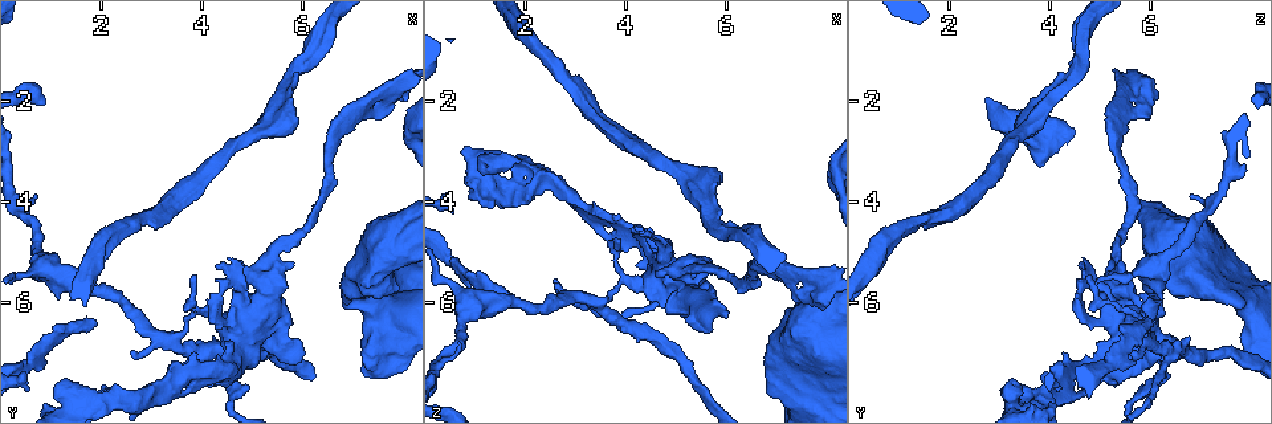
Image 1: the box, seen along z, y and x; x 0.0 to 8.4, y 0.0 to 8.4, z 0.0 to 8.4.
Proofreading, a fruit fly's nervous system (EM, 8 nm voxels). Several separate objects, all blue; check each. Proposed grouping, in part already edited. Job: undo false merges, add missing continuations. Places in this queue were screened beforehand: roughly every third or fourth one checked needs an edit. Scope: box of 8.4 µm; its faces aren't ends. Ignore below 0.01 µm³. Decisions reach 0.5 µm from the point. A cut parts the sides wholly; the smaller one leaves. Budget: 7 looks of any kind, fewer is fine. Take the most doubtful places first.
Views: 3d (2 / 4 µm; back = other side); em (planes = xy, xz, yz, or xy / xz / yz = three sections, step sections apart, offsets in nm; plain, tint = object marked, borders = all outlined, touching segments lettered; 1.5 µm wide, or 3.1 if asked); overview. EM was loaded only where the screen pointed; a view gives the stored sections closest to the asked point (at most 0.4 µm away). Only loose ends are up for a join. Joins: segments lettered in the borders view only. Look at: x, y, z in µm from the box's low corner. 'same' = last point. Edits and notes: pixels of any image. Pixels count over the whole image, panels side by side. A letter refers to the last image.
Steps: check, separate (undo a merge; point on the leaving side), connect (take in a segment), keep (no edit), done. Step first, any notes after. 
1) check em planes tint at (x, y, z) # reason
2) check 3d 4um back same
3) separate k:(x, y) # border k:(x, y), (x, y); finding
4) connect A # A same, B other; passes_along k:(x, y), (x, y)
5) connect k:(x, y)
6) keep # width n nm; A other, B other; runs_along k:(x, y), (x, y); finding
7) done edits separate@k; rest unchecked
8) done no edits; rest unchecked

check em 3.1um planes borders at (1.90, 6.45, 6.00) # an open end

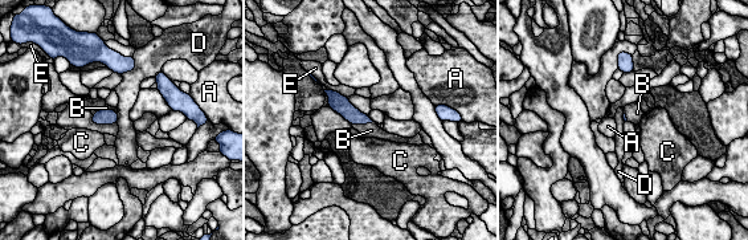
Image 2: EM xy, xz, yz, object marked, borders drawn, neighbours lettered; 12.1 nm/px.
connect B # A other, B same, C other, D other, E other; passes_along 2:(346, 109), (362, 122), (371, 130); it goes on there

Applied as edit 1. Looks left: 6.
check overview # see it whole again

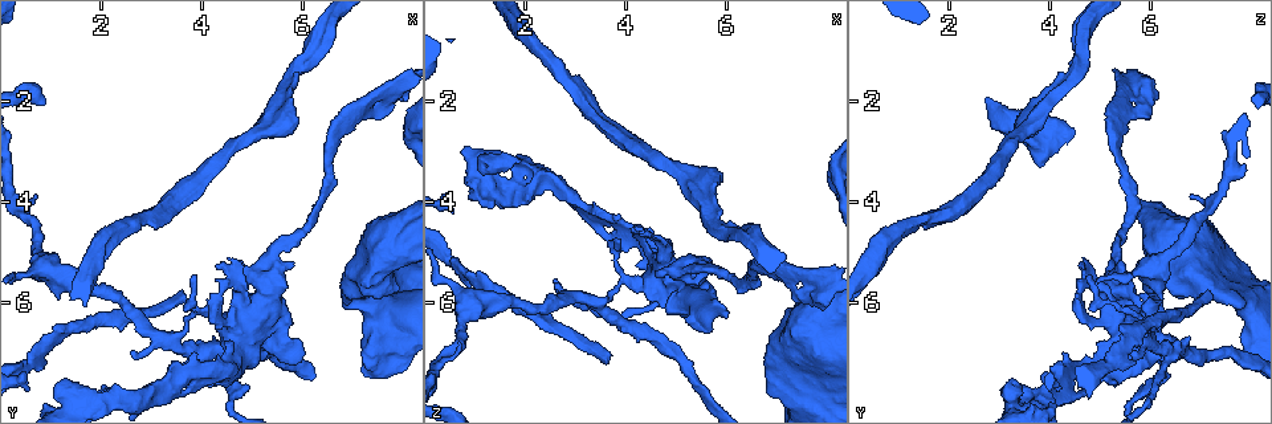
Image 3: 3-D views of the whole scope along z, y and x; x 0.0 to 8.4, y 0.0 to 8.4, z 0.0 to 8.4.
check em planes borders at (3.95, 6.20, 5.60) # a narrow waist

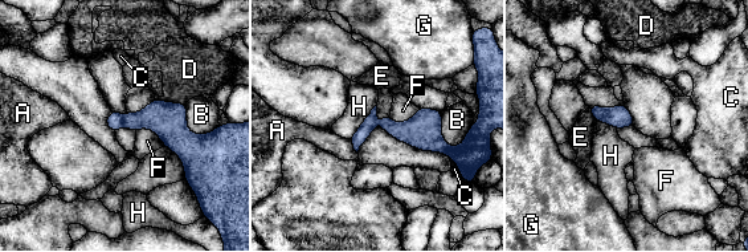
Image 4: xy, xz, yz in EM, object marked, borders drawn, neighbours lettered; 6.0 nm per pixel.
separate 4:(163, 118) # width 110 nm; A other, B other, C other, D other, E other, F other, G other, H other; border 4:(122, 117), (123, 124); two neurons meet here

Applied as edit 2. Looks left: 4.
check 3d 4um at (5.80, 1.90, 3.75) # free end

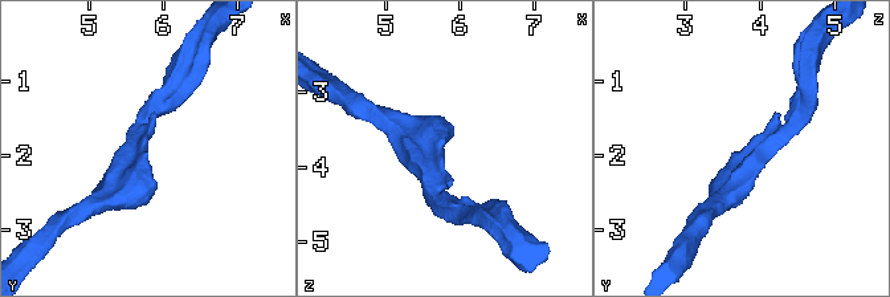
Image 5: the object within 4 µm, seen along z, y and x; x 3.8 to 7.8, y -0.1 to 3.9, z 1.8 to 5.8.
check em xy step 4 tint at (5.75, 1.95, 3.80)

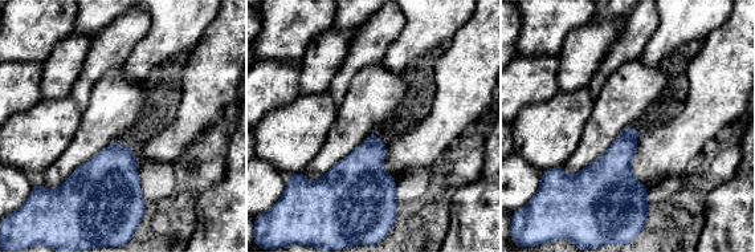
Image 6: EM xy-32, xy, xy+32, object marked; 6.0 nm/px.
check em planes borders same # another direction

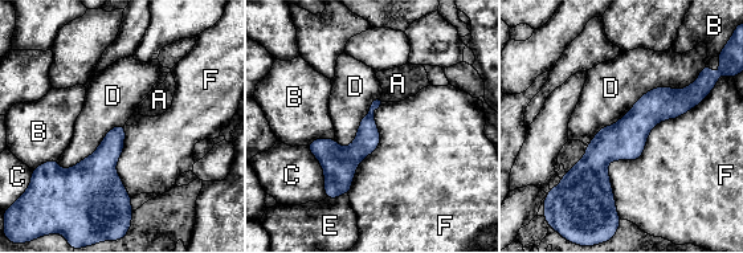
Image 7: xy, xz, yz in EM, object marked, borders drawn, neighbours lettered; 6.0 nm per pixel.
keep # A other, B other, C other, D other, E other, F other; border 7:(711, 89), (608, 163), (619, 217); no lettered segment goes on from it

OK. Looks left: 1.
done edits connect@2, separate@4; rest unchecked

